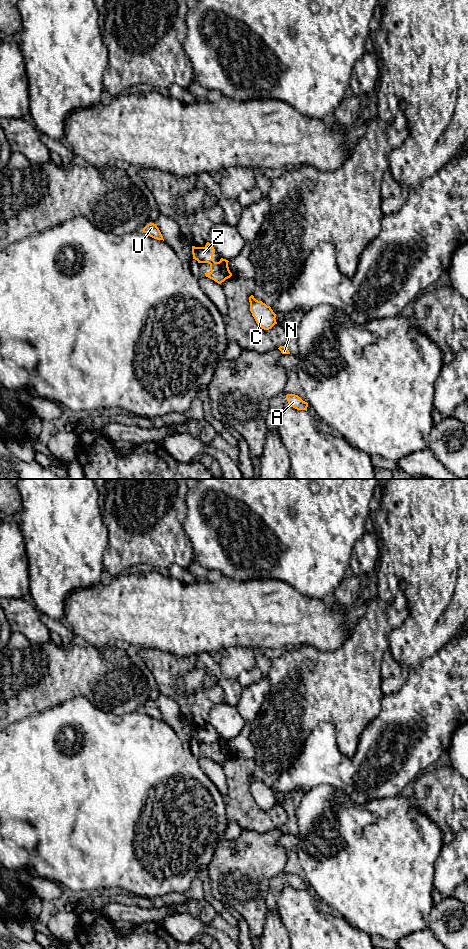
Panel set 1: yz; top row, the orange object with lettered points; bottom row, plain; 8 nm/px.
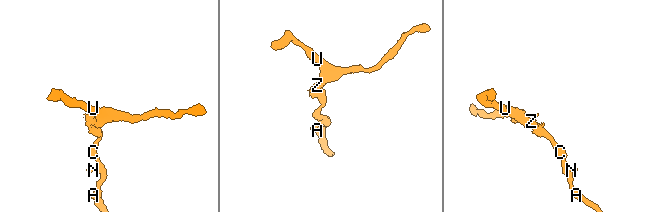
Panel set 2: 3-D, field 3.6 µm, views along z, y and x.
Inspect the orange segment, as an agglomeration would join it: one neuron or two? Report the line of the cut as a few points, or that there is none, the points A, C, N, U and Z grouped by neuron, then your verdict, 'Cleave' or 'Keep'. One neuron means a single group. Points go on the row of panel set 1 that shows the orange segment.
Split along yz (215, 262), (210, 264). Groups: A C N / U Z. Cleave

